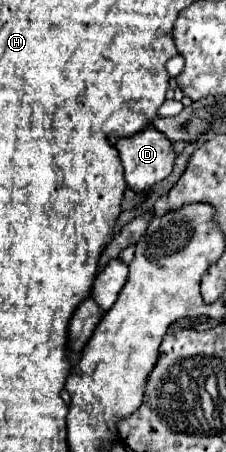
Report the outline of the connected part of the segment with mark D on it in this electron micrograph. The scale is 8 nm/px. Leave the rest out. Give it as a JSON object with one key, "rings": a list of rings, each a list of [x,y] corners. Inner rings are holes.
{"rings":[[[153,126],[143,128],[143,132],[137,132],[135,136],[127,136],[127,138],[109,138],[111,144],[117,148],[123,168],[125,168],[125,180],[127,186],[133,192],[143,192],[153,188],[157,182],[165,180],[171,170],[173,170],[173,160],[175,160],[175,152],[171,148],[171,142],[167,140],[167,136],[163,136],[159,130],[155,130]]]}

